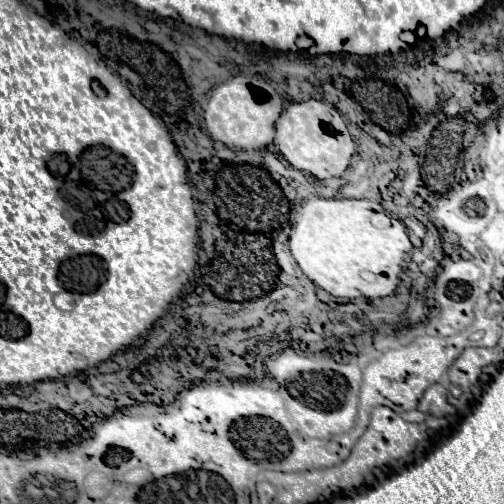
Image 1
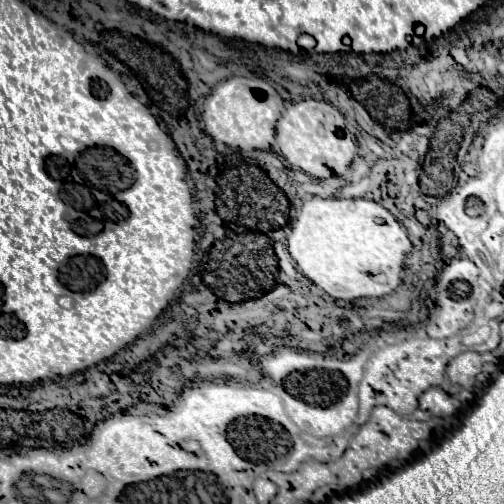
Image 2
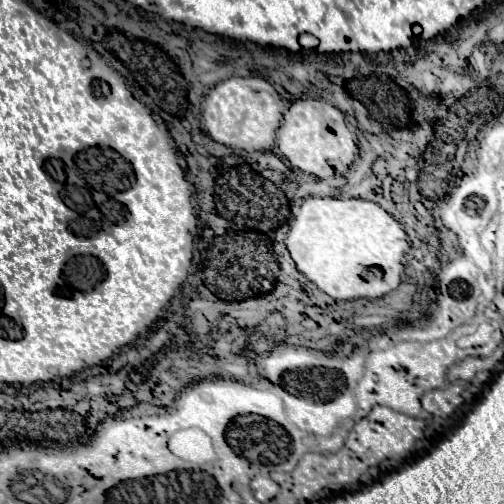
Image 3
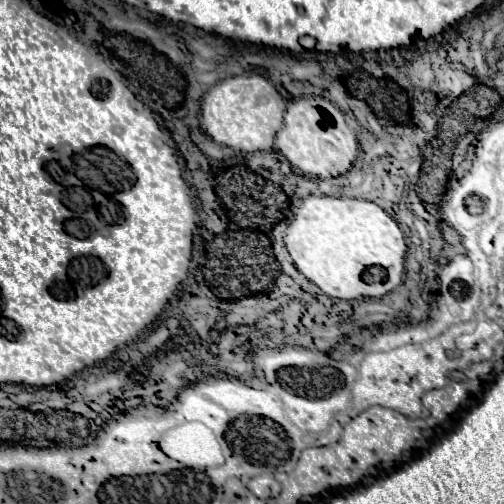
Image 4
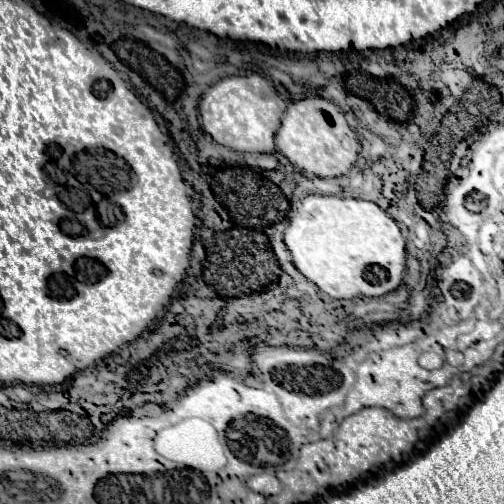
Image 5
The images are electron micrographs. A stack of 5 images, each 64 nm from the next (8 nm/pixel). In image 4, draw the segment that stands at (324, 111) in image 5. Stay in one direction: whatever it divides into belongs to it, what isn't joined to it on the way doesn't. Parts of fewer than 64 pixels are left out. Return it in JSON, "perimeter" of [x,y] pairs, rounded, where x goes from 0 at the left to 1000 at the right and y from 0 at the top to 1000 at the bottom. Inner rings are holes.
{"perimeter":[[[603,194],[579,202],[563,226],[563,250],[548,266],[548,298],[567,310],[567,317],[603,345],[631,353],[679,349],[694,337],[706,317],[710,278],[702,262],[683,242],[683,222],[671,218],[659,202],[631,194]]]}

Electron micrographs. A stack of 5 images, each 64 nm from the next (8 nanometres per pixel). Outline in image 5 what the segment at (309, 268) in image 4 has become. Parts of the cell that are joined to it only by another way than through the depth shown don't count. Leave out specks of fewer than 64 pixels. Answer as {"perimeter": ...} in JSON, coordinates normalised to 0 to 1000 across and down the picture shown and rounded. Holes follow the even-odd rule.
{"perimeter":[[[694,387],[671,389],[607,389],[603,397],[595,397],[563,460],[563,484],[571,488],[583,512],[583,528],[599,548],[623,560],[655,591],[762,587],[786,575],[798,563],[798,548],[806,532],[802,472],[794,464],[790,444],[742,401],[706,397]]]}

